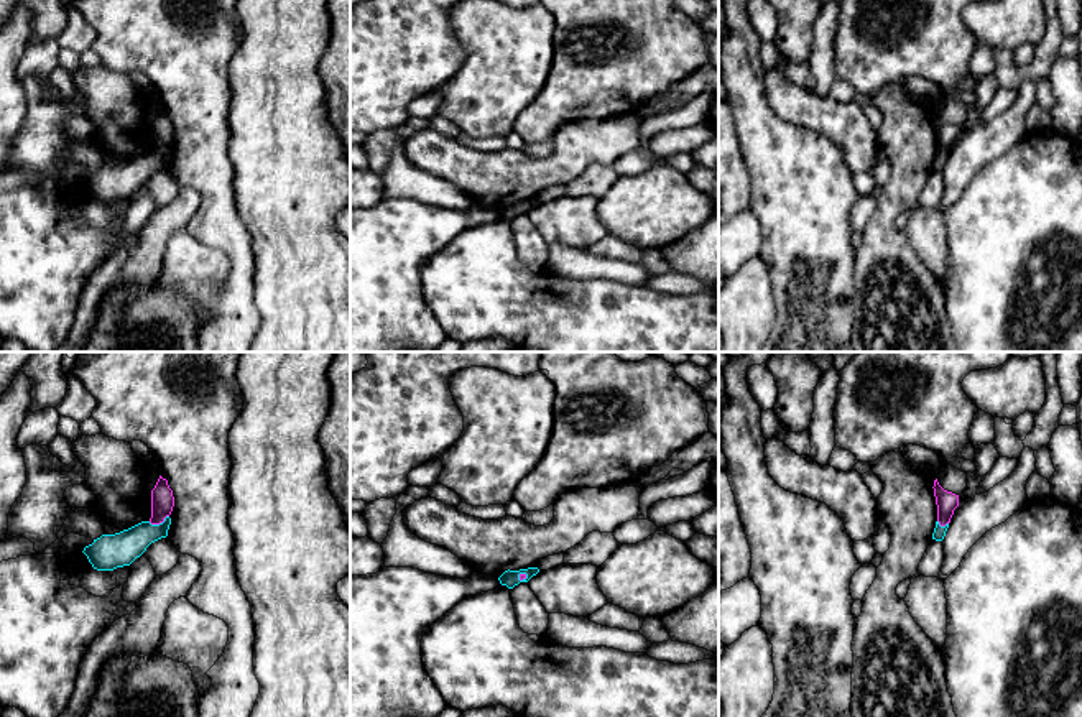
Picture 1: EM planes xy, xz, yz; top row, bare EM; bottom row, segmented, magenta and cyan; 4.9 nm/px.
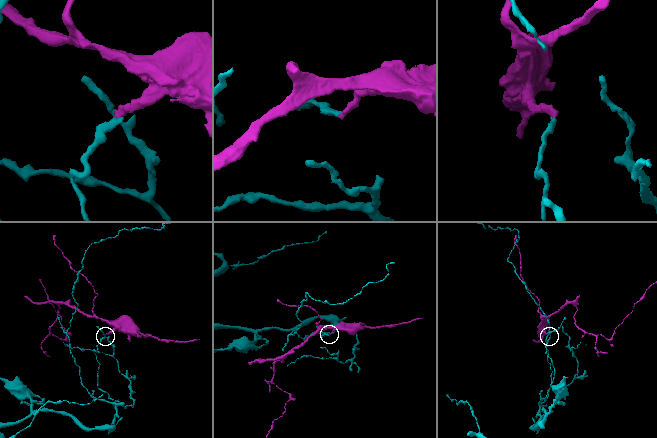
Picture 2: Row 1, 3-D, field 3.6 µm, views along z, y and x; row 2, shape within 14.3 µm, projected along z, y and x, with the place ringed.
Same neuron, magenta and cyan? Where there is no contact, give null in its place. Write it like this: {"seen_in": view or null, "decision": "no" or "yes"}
{"seen_in": "xy", "decision": "no"}

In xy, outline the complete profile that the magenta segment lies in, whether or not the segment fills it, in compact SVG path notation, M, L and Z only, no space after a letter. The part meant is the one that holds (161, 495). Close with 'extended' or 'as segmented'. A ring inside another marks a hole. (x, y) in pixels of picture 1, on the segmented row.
M160 475L155 488L151 490L151 525L160 525L166 516L171 515L174 507L173 490L168 485L168 480Z; as segmented

